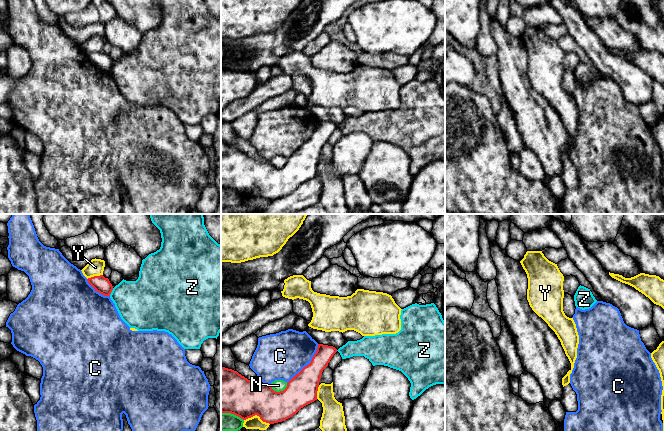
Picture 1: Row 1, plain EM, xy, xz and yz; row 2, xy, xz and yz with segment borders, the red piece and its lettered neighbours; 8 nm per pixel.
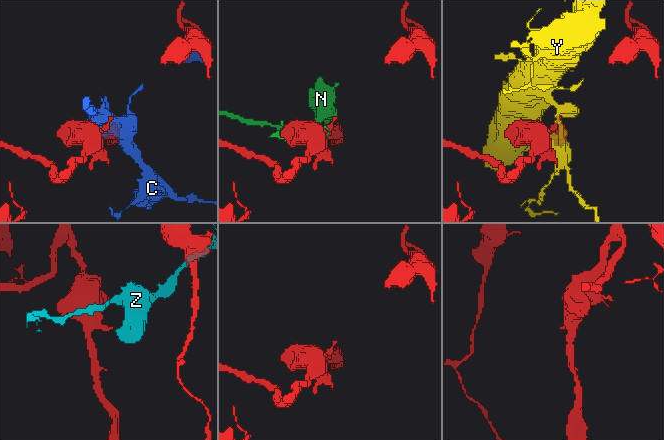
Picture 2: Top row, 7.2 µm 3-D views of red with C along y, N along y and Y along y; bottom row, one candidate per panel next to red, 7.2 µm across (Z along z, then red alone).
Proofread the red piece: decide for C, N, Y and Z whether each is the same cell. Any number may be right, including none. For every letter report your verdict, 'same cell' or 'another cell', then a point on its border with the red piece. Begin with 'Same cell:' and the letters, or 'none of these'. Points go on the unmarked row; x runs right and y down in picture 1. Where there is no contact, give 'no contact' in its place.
Same cell: none of these
C: another cell; meets red in xz at (308, 140)
N: another cell; meets red in xz at (280, 167)
Y: another cell; meets red in xz at (257, 191)
Z: another cell; meets red in xy at (111, 67)

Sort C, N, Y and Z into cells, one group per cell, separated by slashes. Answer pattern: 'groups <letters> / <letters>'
groups C / N / Y / Z

